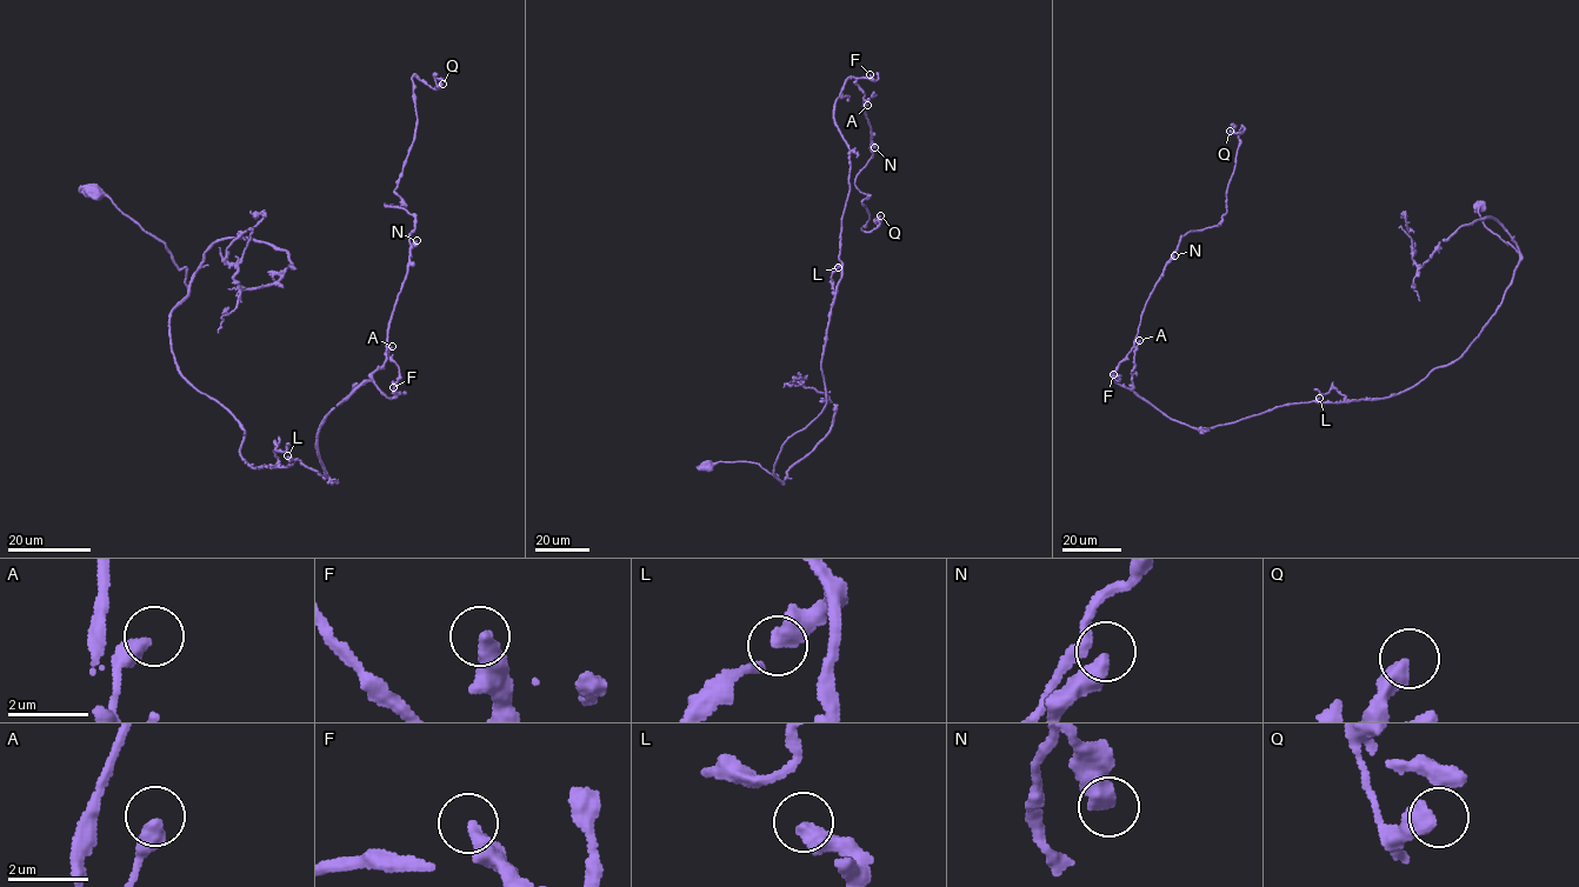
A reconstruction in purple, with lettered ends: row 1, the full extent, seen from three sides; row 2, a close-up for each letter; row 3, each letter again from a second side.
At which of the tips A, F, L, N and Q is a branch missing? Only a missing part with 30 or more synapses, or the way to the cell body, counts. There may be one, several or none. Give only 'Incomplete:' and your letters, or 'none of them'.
Incomplete: F

